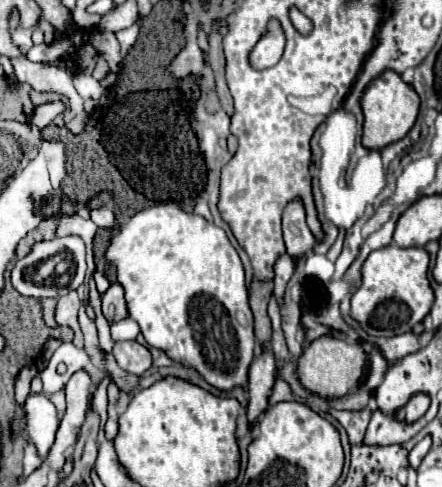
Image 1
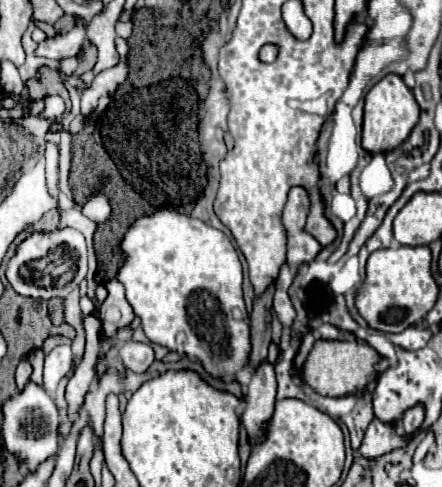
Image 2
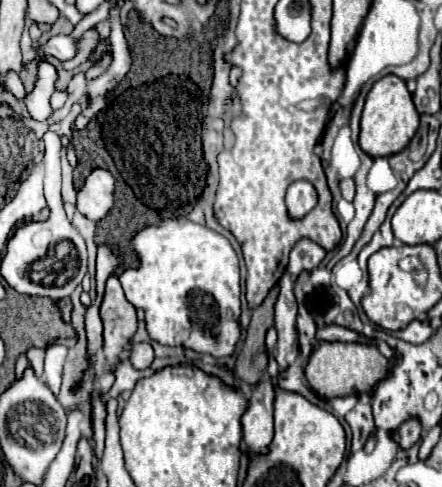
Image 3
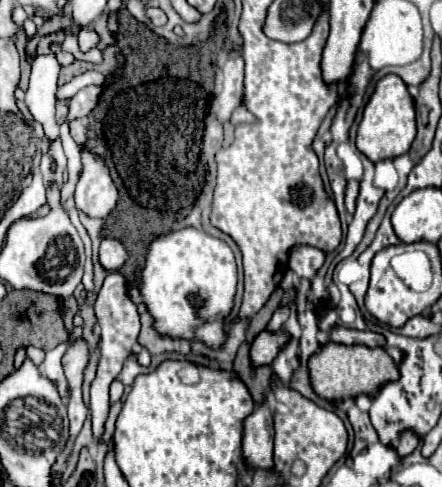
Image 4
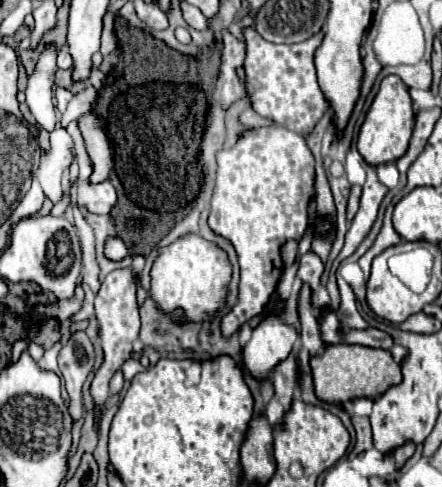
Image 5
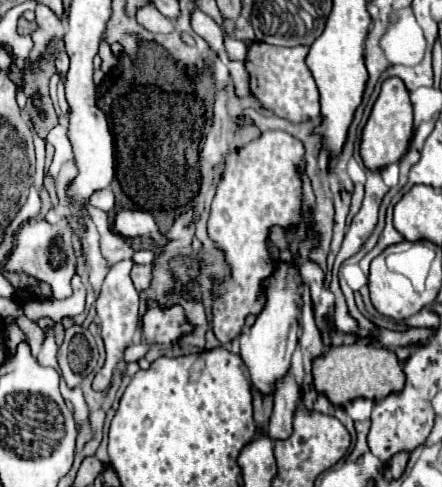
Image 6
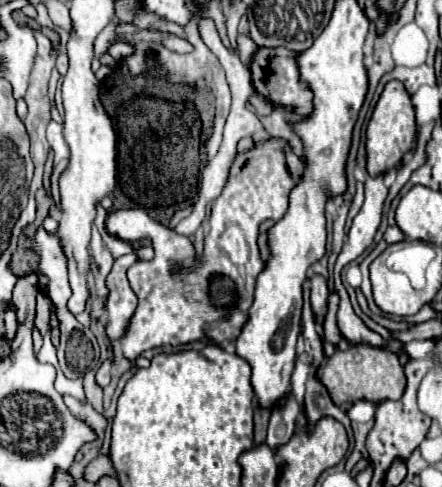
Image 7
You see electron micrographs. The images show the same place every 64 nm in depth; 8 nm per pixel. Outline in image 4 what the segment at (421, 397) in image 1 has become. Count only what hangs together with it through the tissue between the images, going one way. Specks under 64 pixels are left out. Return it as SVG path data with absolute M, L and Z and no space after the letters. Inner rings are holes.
M402 432L398 438L398 444L396 444L396 450L400 456L408 456L418 446L418 442L420 442L420 438L416 436L416 432Z

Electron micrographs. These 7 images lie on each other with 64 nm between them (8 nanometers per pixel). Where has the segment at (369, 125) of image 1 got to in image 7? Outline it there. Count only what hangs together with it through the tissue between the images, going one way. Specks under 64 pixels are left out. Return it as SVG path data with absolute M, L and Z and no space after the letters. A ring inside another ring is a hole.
M390 80L380 94L380 100L372 112L372 118L366 128L366 168L370 176L384 174L386 170L394 168L402 162L404 154L410 150L416 136L416 122L414 122L414 108L410 102L410 94L406 92L400 80Z

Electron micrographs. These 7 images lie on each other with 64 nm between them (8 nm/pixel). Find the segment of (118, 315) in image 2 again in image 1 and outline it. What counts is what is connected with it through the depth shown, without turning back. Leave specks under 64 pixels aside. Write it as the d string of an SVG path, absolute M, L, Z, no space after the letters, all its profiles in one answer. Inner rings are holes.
M112 284L108 292L102 296L102 314L108 322L128 318L128 310L124 302L124 288L120 288L120 284Z

